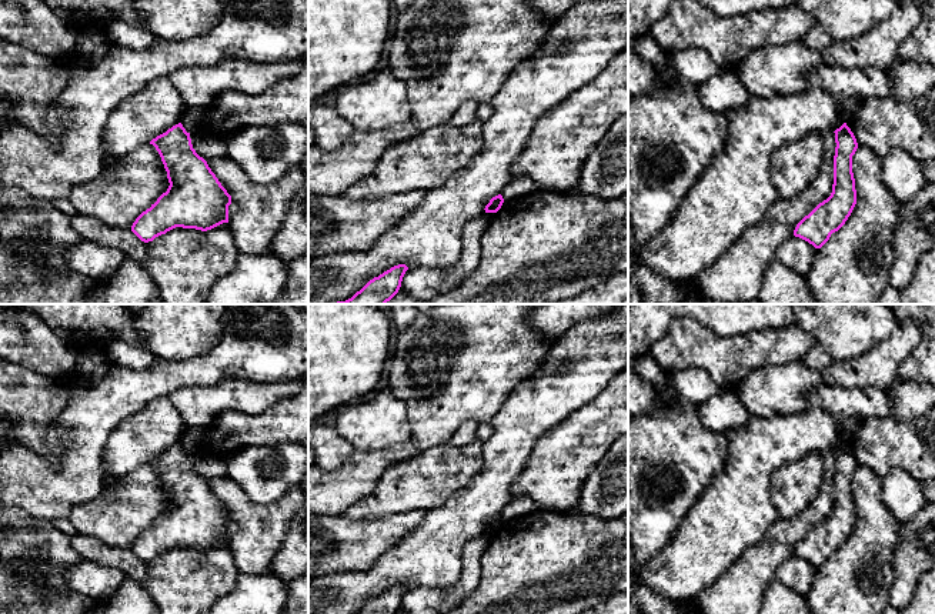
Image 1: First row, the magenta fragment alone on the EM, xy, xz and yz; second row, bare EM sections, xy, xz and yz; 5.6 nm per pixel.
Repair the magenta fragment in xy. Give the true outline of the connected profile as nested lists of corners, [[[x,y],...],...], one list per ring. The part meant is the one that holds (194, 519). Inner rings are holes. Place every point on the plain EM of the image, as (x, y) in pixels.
[[[183,444],[173,446],[150,464],[161,477],[170,505],[136,538],[131,551],[148,563],[176,547],[207,551],[228,543],[231,515],[196,473]]]

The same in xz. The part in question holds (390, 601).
[[[405,584],[394,585],[378,597],[370,600],[355,614],[397,614],[407,590],[408,587]]]

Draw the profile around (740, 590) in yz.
[[[827,450],[821,454],[821,458],[824,463],[824,478],[815,500],[794,518],[778,518],[758,543],[747,547],[737,561],[695,598],[701,614],[761,613],[764,594],[769,583],[775,580],[775,573],[781,563],[794,555],[797,544],[832,513],[837,467],[834,450]]]

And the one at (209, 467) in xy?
[[[204,453],[190,454],[193,468],[207,483],[214,478],[226,477],[226,458],[214,457]]]

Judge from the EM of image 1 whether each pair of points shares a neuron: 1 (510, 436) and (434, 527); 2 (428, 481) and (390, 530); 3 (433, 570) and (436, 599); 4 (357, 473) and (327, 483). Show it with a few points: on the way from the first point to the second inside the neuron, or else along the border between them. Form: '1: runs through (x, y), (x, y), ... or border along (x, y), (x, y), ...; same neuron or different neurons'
1: runs through (504, 461), (498, 473), (460, 511); same neuron
2: border along (426, 511), (404, 510), (371, 520); different neurons
3: border along (463, 569), (458, 580), (451, 586), (408, 589); different neurons
4: runs through (350, 480), (347, 483), (334, 483); same neuron

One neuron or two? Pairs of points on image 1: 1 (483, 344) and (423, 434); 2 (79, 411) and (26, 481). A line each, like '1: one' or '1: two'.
1: one
2: one

